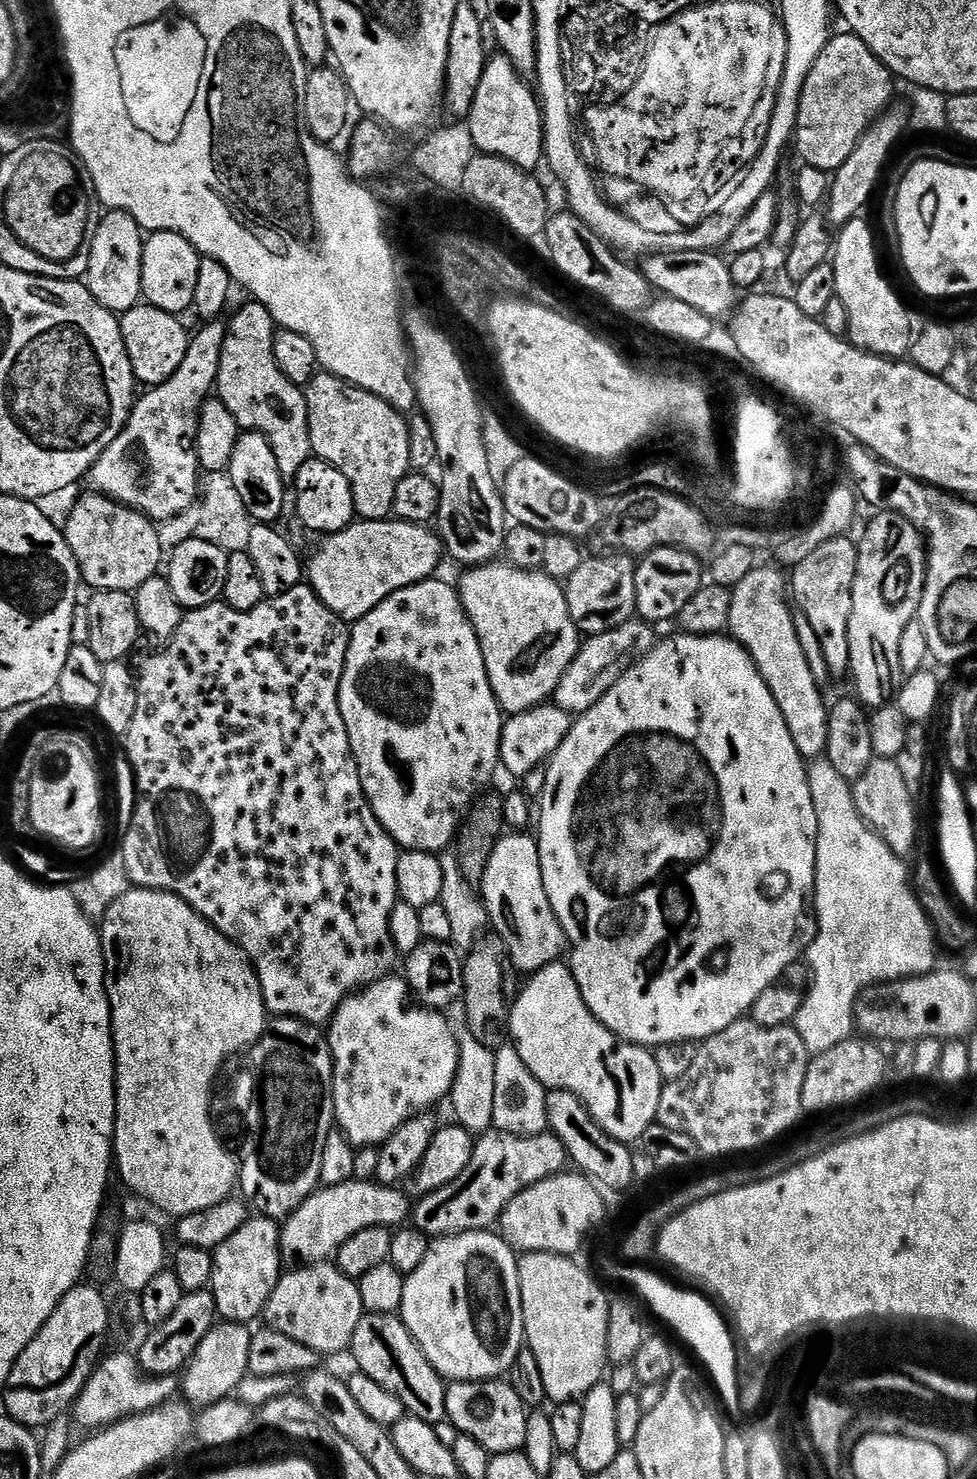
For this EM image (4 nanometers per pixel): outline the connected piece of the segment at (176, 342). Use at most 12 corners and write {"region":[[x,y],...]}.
{"region":[[109,211],[91,233],[86,283],[119,317],[137,381],[166,382],[190,339],[141,302],[145,237]]}

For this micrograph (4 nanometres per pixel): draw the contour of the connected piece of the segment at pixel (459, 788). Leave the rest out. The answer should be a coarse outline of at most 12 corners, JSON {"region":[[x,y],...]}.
{"region":[[460,593],[351,625],[340,709],[364,799],[440,854],[506,719]]}

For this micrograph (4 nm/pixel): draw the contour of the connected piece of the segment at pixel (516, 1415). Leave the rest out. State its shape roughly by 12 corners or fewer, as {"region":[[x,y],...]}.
{"region":[[503,1379],[457,1380],[446,1420],[493,1456],[523,1449],[530,1412]]}

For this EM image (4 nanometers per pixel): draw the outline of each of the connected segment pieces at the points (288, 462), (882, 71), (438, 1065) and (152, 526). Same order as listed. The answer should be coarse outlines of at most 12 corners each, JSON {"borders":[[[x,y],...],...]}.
{"borders":[[[266,306],[227,321],[214,392],[292,482],[314,456],[305,389]],[[833,35],[802,86],[794,149],[833,174],[894,100],[892,71]],[[389,974],[326,1028],[334,1124],[357,1150],[451,1097],[443,1011]],[[87,494],[62,531],[89,589],[135,593],[161,571],[160,530]]]}

